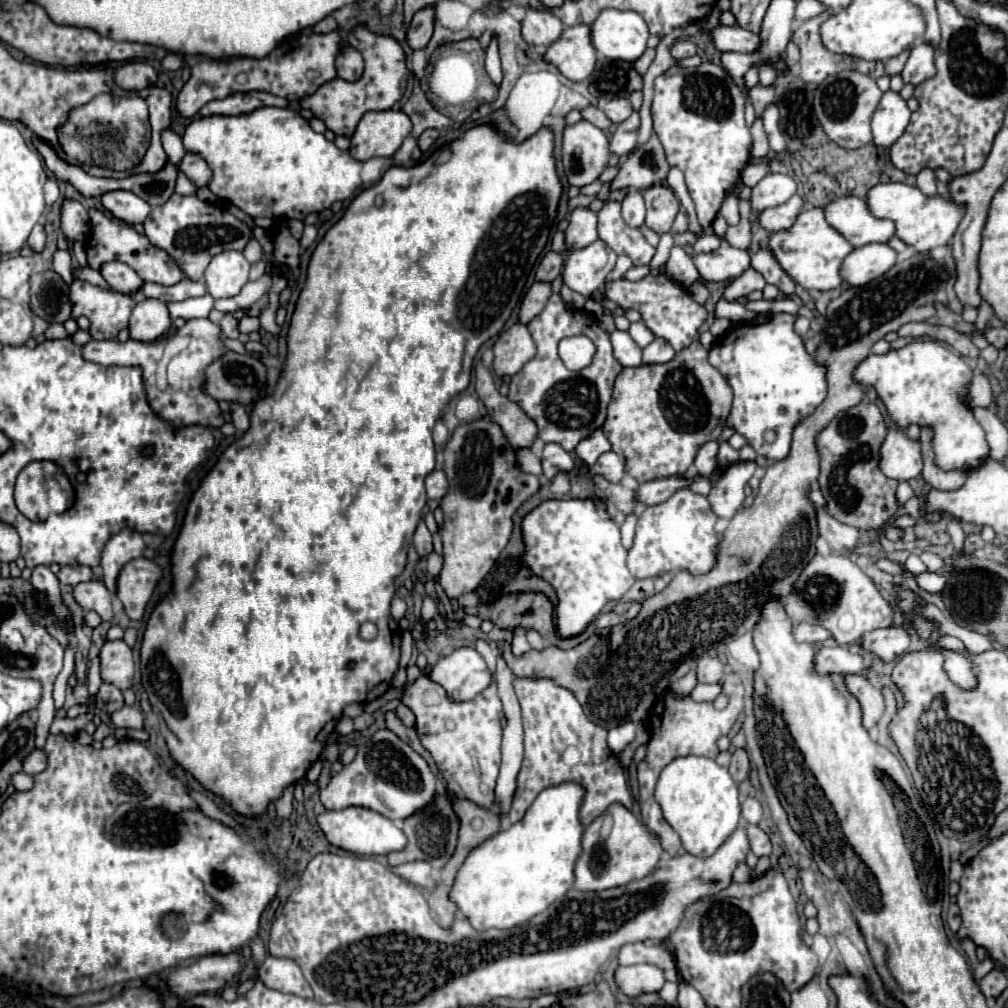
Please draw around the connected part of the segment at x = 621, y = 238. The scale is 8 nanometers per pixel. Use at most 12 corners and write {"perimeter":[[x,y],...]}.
{"perimeter":[[621,204],[599,212],[599,238],[633,264],[649,264],[655,248],[621,218]]}

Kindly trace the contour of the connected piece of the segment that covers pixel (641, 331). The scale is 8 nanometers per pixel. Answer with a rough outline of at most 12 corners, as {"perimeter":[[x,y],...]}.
{"perimeter":[[643,322],[629,326],[629,336],[645,348],[655,336]]}

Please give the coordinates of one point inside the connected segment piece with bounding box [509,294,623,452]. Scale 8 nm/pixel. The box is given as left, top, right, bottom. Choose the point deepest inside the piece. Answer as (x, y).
(567, 407)

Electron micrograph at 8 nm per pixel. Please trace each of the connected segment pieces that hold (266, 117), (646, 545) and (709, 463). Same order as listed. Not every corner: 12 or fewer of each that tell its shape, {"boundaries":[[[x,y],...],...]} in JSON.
{"boundaries":[[[289,108],[193,120],[209,190],[253,218],[351,198],[361,162]],[[689,488],[639,514],[629,572],[707,574],[721,536]],[[719,442],[699,448],[693,464],[701,476],[711,476]]]}

